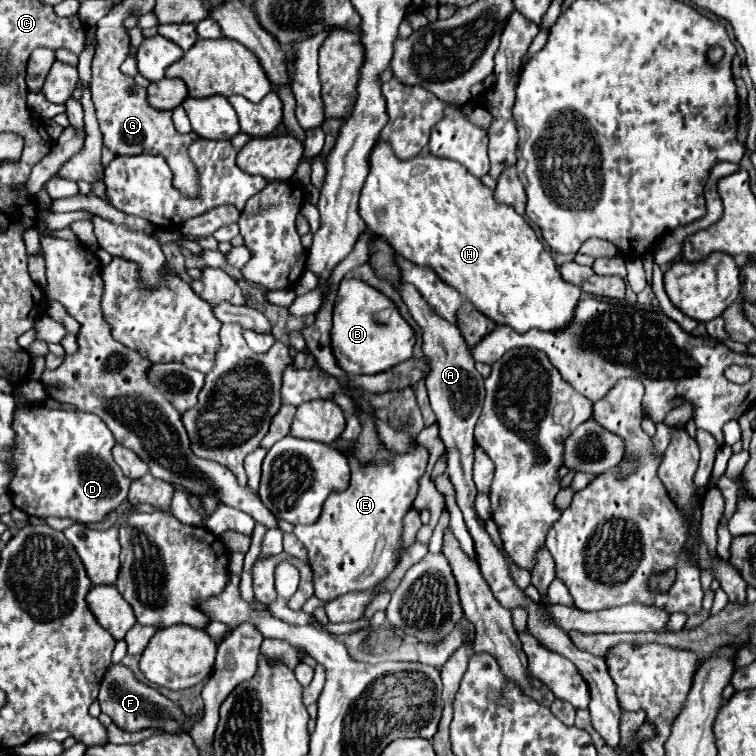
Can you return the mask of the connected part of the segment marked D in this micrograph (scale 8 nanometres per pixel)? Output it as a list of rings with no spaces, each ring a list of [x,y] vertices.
[[[28,405],[26,409],[16,409],[12,427],[16,431],[16,451],[12,457],[16,473],[10,483],[10,497],[16,509],[28,513],[30,517],[66,517],[80,525],[92,525],[106,521],[108,515],[116,511],[116,507],[126,499],[130,481],[122,475],[122,469],[112,459],[112,447],[116,441],[100,417],[84,411],[62,411],[44,409],[42,405]]]

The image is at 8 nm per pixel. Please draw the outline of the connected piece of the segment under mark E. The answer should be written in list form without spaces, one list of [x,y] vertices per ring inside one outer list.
[[[338,439],[338,449],[350,461],[350,485],[344,491],[334,491],[322,515],[312,525],[296,525],[294,535],[304,543],[310,567],[314,571],[314,595],[332,601],[350,591],[372,589],[382,583],[396,567],[396,551],[400,551],[400,537],[404,515],[418,495],[418,479],[428,465],[428,449],[414,443],[412,451],[396,453],[388,461],[362,463],[354,453],[354,443]]]

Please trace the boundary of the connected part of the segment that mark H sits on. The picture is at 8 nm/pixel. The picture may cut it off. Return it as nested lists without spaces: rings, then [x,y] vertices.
[[[380,143],[374,147],[372,151],[372,157],[370,157],[370,173],[366,177],[366,183],[362,187],[362,193],[360,193],[360,217],[364,219],[364,223],[368,225],[368,229],[372,229],[374,233],[380,233],[386,237],[386,241],[394,247],[396,253],[400,253],[404,259],[420,265],[420,267],[430,267],[438,277],[442,277],[444,283],[448,283],[450,287],[454,287],[460,295],[464,295],[480,313],[484,313],[488,319],[492,319],[494,323],[498,325],[506,325],[506,327],[512,327],[514,331],[518,333],[526,333],[530,329],[538,329],[538,331],[548,331],[548,333],[558,333],[562,329],[566,329],[570,323],[572,323],[572,315],[576,313],[576,305],[580,301],[580,287],[576,285],[570,285],[570,283],[564,283],[560,273],[558,273],[558,267],[554,263],[554,259],[550,257],[550,253],[546,251],[546,247],[538,241],[534,229],[528,225],[528,221],[518,215],[512,207],[508,205],[500,205],[494,201],[492,197],[492,191],[480,181],[476,179],[474,175],[468,173],[468,169],[464,169],[464,165],[460,165],[458,161],[452,161],[452,159],[440,159],[440,157],[434,157],[430,155],[428,151],[422,151],[420,155],[412,157],[412,159],[398,159],[390,145],[388,143]]]

